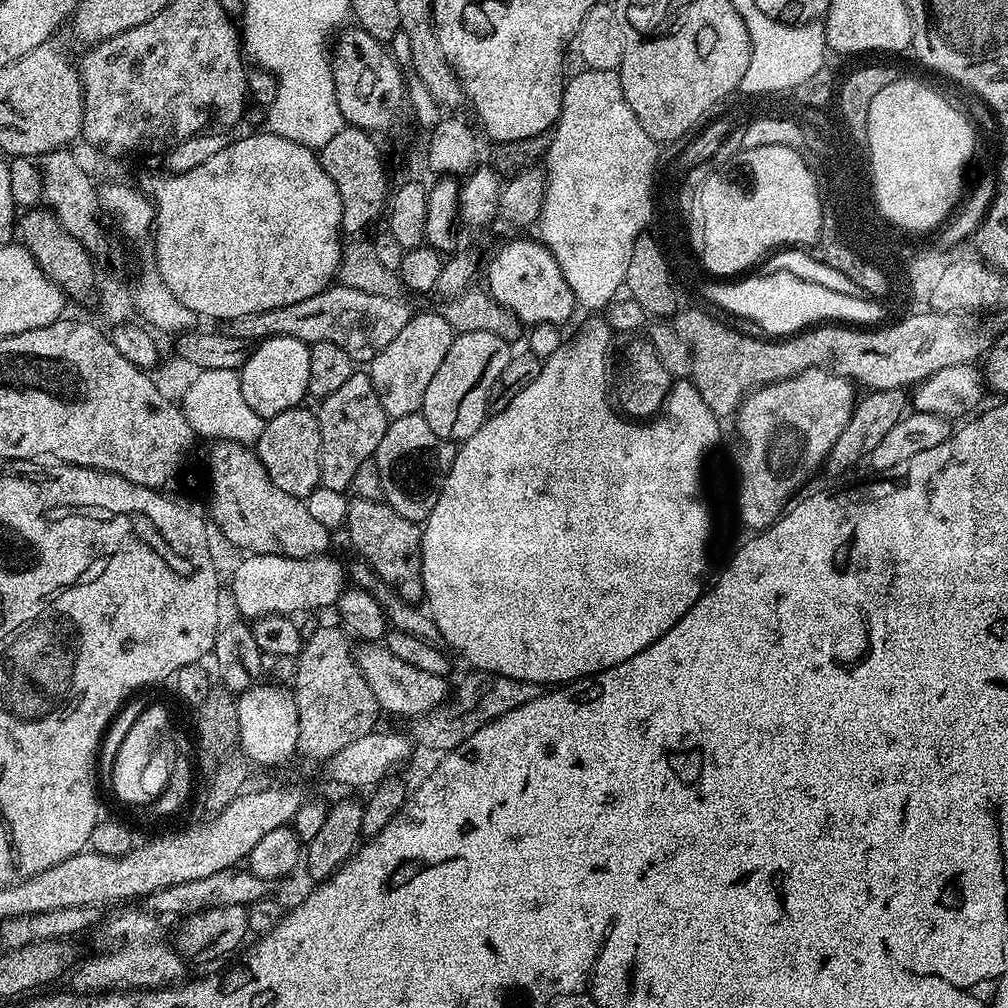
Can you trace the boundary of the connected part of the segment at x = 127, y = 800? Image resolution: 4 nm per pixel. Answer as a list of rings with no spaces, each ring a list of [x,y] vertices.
[[[152,704],[137,714],[136,721],[125,730],[116,748],[116,757],[112,760],[112,788],[117,798],[124,804],[151,805],[166,786],[173,763],[172,720],[162,705]]]

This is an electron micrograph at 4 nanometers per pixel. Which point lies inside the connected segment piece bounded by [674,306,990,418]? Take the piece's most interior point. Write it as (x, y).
(727, 365)

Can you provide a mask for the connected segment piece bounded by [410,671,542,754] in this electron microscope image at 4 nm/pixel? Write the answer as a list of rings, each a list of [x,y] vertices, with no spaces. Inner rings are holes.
[[[477,671],[454,695],[425,716],[417,716],[411,721],[410,736],[417,745],[420,744],[428,752],[447,754],[455,750],[470,734],[482,730],[491,720],[496,720],[510,710],[518,710],[518,706],[526,706],[534,698],[542,695],[541,685],[531,684],[518,678],[494,676],[487,672]]]

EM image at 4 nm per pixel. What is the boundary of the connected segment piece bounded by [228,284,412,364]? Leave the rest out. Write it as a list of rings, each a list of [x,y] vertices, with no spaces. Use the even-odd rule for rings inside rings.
[[[332,284],[326,291],[320,291],[303,302],[234,318],[229,323],[228,331],[234,338],[249,342],[259,342],[272,336],[296,337],[310,346],[318,341],[333,342],[350,355],[353,363],[368,364],[394,340],[395,335],[409,321],[412,310],[402,301],[400,298],[379,297],[366,291],[354,290],[353,287]]]

